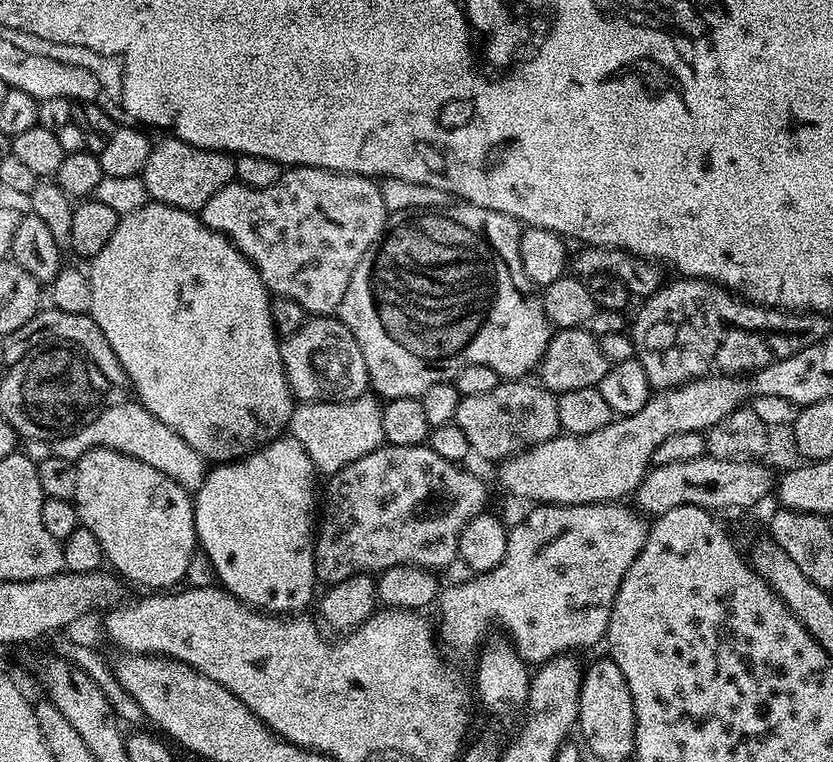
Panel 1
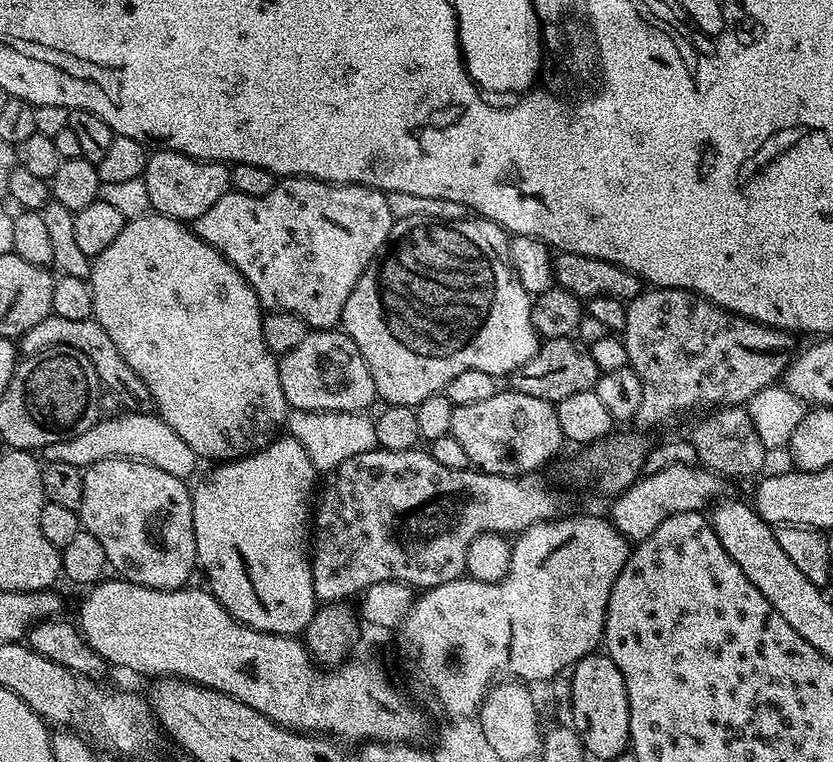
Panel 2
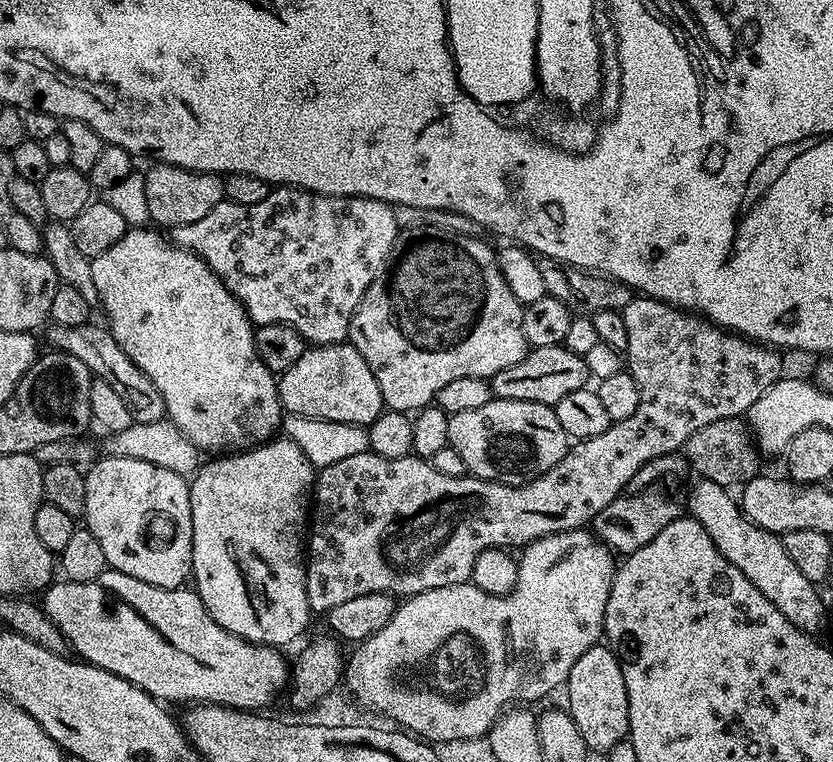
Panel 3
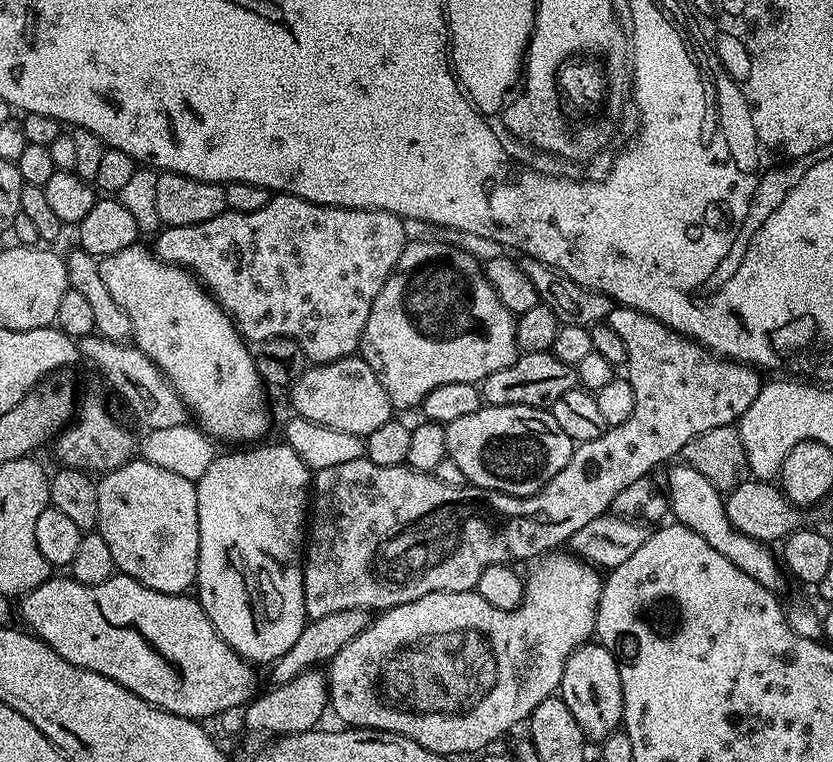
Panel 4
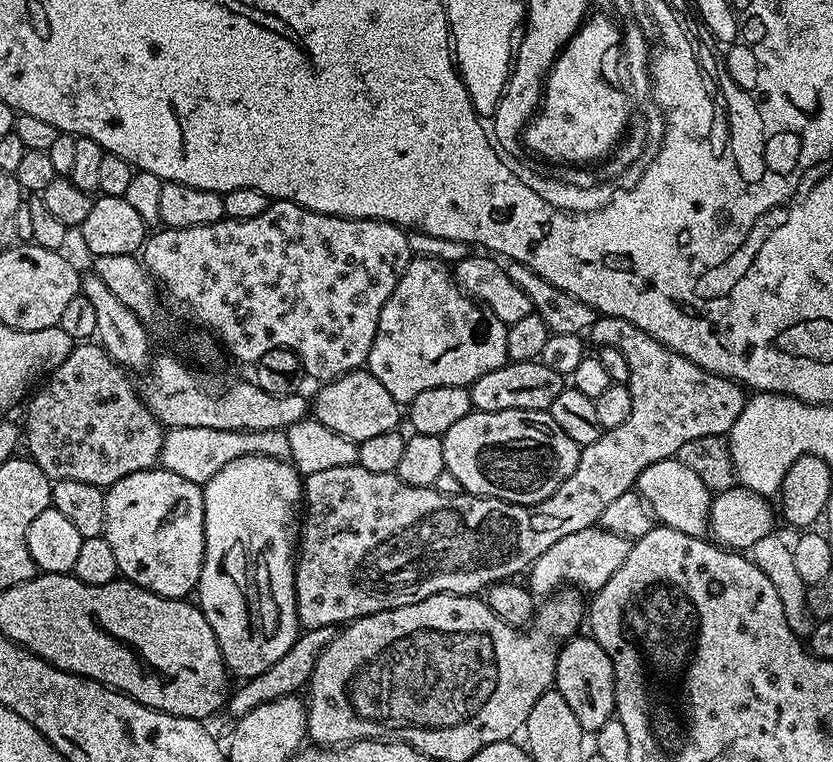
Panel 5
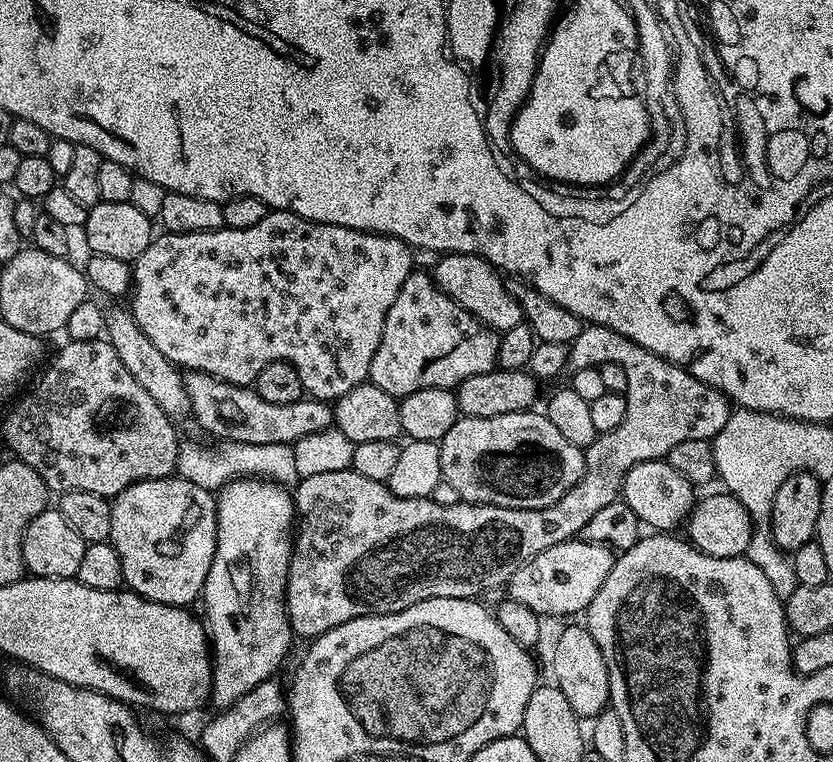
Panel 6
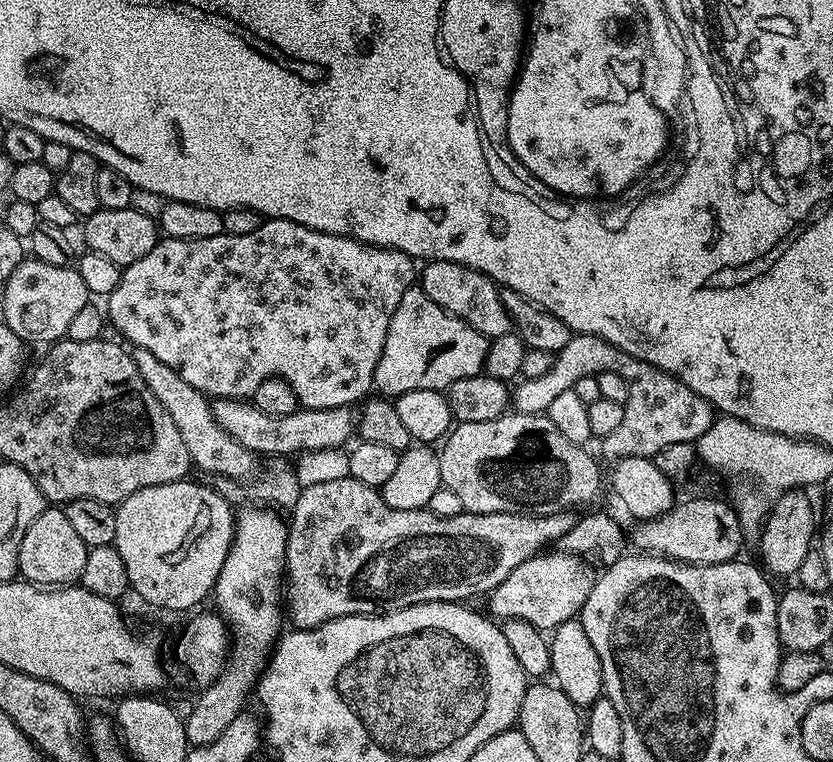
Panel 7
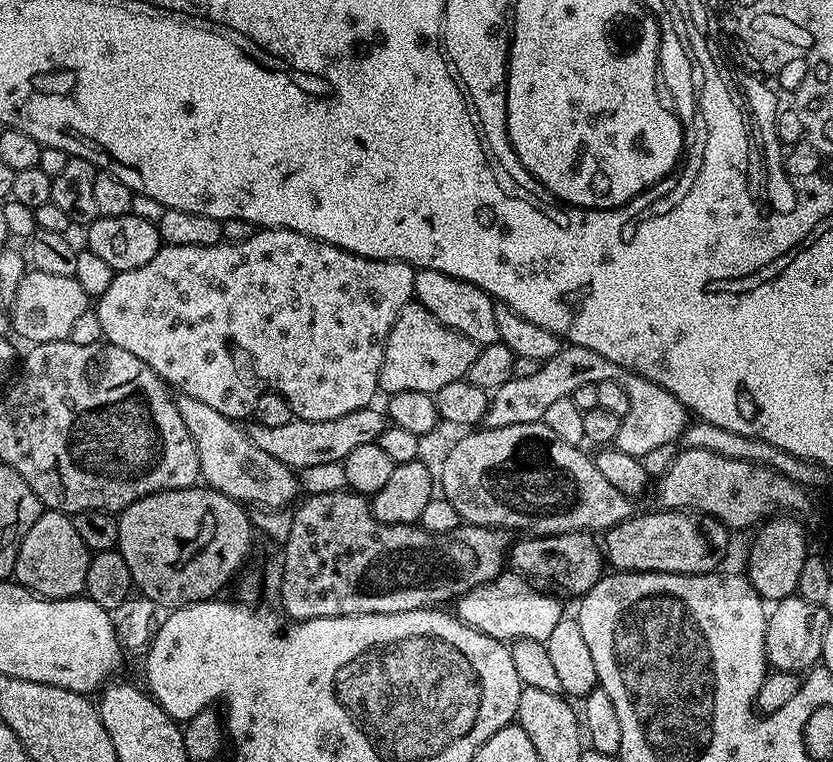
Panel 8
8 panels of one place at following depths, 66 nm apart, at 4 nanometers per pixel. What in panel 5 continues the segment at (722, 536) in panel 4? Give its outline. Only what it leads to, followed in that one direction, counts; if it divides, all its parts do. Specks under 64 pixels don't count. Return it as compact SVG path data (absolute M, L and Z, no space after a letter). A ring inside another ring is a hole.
M677 458L654 462L654 466L646 466L646 470L642 470L642 474L636 479L635 491L640 493L640 497L647 504L649 512L663 527L682 530L682 534L690 534L691 536L707 537L709 535L708 511L712 505L714 493L707 488L698 474L684 466Z

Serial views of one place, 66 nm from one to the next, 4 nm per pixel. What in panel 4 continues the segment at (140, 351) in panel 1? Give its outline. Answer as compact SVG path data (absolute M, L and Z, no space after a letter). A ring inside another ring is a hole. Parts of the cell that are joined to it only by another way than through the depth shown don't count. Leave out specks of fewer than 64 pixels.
M134 243L126 250L118 250L118 254L102 256L98 260L106 290L110 290L114 302L118 302L118 306L126 310L126 318L130 318L131 343L162 370L195 423L213 441L229 440L232 446L263 441L268 432L268 404L264 401L265 389L252 357L252 348L236 329L236 323L229 318L224 307L193 273L179 264L159 260L151 247L143 248L142 244Z

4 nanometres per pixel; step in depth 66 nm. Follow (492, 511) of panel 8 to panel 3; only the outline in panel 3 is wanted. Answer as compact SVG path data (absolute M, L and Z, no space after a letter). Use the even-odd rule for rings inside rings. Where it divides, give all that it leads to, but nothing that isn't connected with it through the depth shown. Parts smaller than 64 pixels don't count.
M493 398L478 410L454 412L448 418L448 447L458 450L462 462L466 462L468 475L480 480L493 480L499 484L526 484L529 480L546 474L546 470L559 468L565 463L570 437L558 422L555 407L538 402L498 400Z

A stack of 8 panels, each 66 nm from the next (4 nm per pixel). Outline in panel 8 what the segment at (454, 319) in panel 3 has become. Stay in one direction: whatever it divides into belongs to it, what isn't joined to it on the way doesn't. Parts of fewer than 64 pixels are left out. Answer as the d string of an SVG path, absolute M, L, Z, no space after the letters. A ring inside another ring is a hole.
M410 302L398 314L386 342L380 367L379 391L384 394L402 390L418 390L435 394L442 386L467 377L478 346L470 338L440 324L426 306Z

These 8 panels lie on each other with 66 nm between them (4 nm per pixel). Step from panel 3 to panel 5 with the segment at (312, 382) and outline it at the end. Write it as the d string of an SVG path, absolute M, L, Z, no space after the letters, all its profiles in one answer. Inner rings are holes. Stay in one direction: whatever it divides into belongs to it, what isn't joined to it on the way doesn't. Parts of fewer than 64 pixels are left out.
M367 370L347 372L337 380L330 380L319 385L316 392L316 401L310 404L311 415L322 426L342 434L354 441L366 438L375 438L377 434L397 431L402 424L402 408L386 391L386 386L374 378L374 374Z

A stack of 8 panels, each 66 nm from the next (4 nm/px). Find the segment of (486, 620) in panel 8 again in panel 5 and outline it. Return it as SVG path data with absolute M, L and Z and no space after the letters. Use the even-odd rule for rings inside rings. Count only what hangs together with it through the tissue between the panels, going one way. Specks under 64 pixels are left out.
M599 526L566 534L566 538L558 538L558 542L554 542L554 546L550 546L550 550L546 550L546 554L539 556L531 568L527 569L526 587L536 598L547 597L557 586L571 586L595 594L602 586L606 586L606 582L610 582L614 570L618 570L618 566L626 562L629 547L630 542L624 536L607 532Z

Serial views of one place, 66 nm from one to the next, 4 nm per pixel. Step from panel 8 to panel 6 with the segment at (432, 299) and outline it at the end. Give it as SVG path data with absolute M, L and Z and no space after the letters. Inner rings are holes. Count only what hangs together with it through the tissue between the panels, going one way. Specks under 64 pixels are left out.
M449 252L441 255L438 266L431 269L430 275L437 288L443 290L454 302L458 302L458 306L477 316L489 328L495 328L501 333L525 323L522 306L518 306L510 290L506 290L505 277L481 256Z

